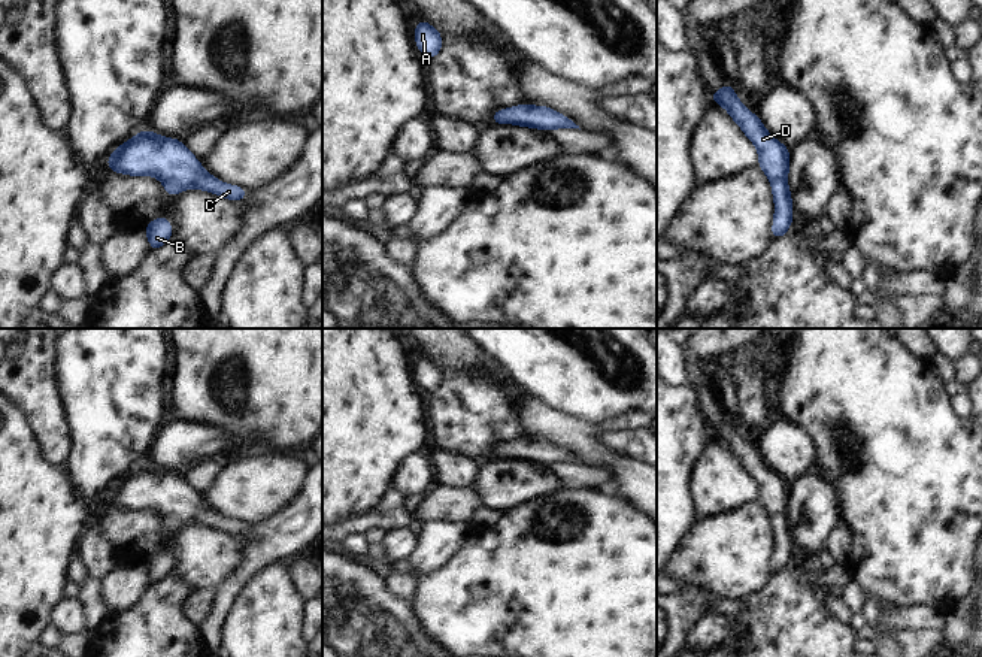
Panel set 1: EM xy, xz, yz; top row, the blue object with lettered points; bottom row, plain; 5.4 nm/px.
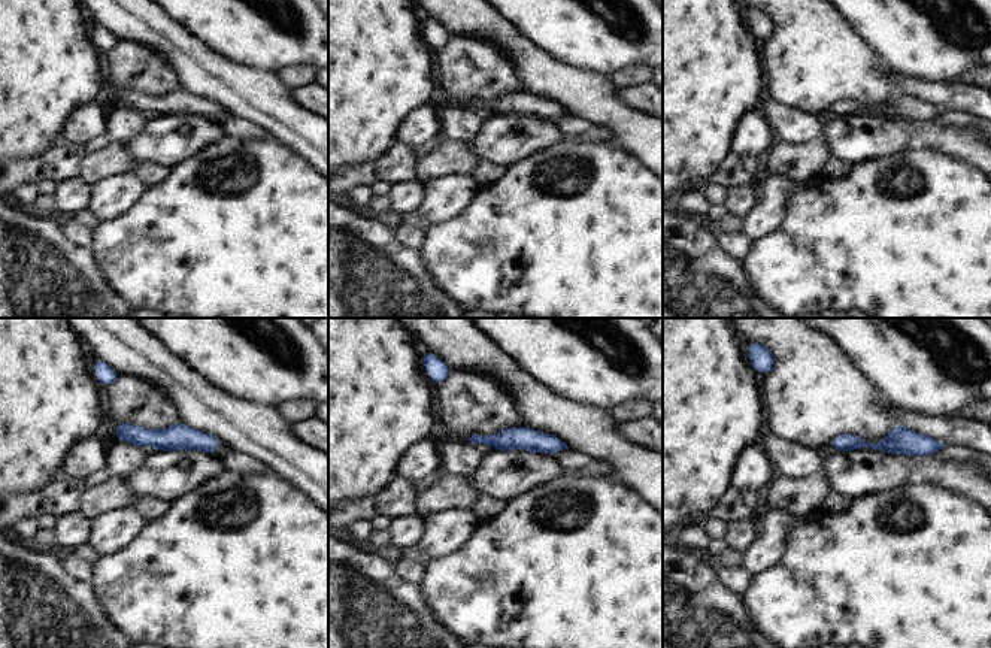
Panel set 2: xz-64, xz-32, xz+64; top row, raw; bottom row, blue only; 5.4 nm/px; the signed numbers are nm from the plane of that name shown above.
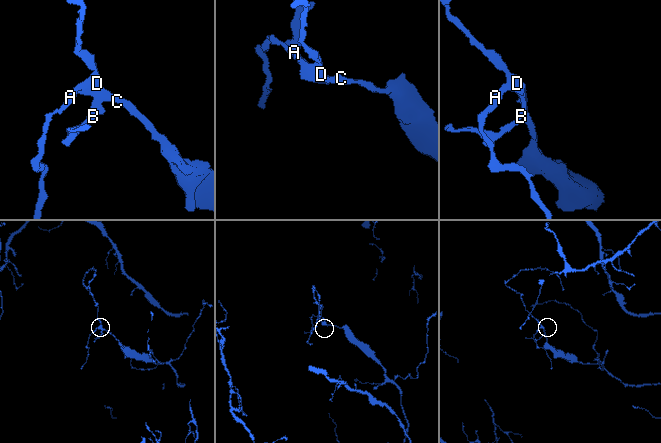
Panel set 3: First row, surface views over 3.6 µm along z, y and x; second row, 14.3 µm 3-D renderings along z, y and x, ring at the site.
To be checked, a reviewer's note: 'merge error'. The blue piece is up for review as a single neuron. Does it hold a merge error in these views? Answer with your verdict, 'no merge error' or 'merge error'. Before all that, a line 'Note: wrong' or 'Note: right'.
Note: wrong
no merge error

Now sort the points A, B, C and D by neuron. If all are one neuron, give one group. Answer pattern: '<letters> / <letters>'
A B C D

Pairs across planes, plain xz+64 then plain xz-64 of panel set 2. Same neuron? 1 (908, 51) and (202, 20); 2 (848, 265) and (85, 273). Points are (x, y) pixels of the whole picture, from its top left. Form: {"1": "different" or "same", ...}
{"1": "same", "2": "different"}

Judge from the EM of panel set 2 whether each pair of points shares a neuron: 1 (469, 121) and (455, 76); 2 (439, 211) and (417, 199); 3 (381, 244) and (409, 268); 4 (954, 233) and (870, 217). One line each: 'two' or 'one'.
1: two
2: two
3: one
4: one

